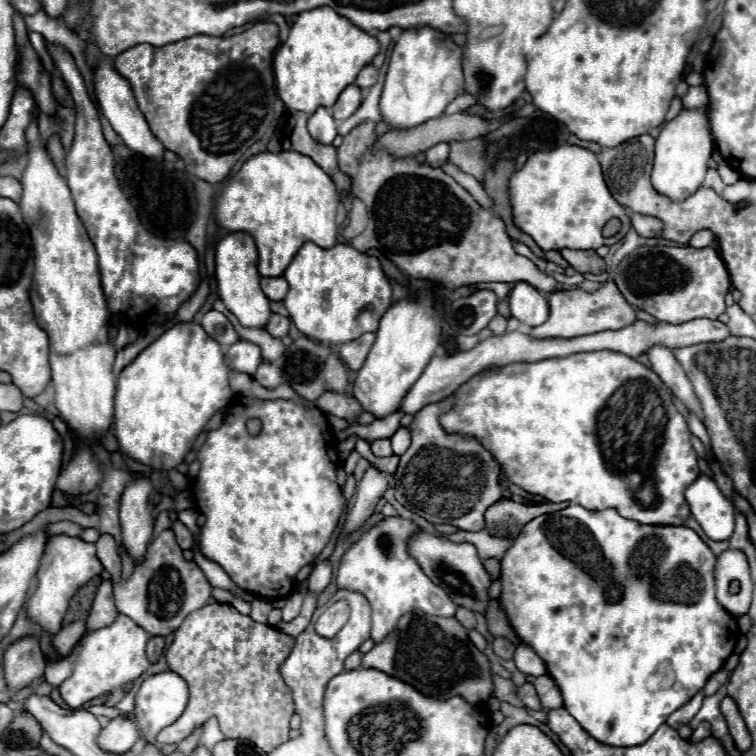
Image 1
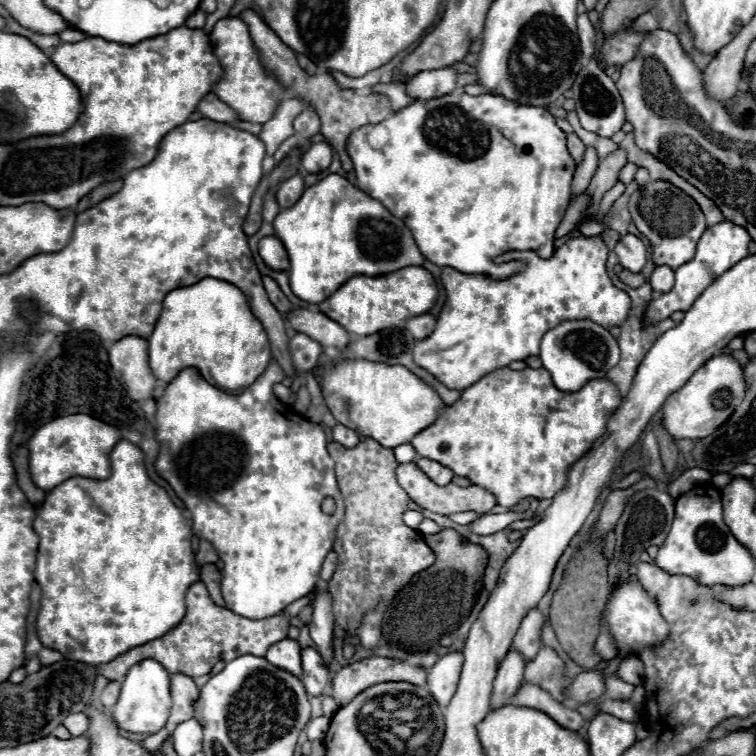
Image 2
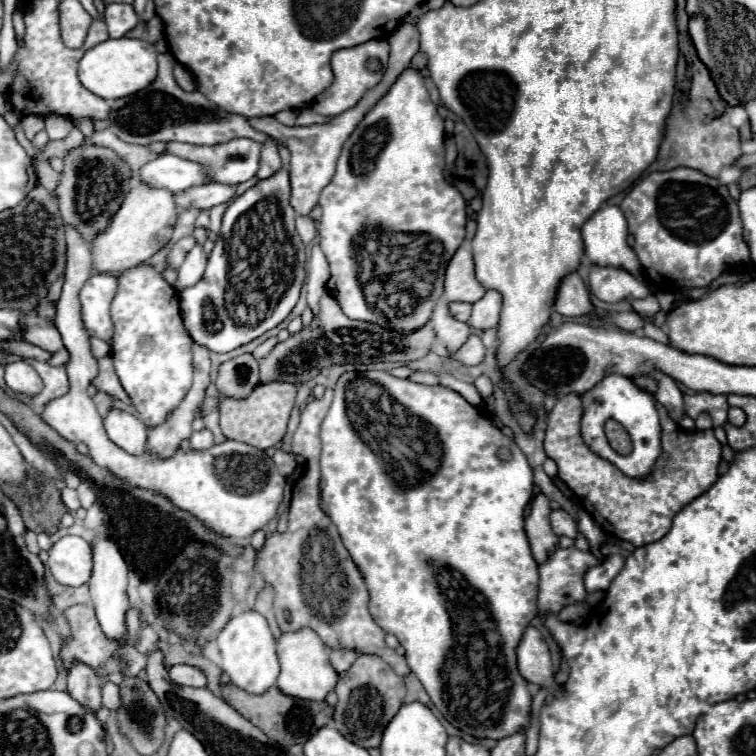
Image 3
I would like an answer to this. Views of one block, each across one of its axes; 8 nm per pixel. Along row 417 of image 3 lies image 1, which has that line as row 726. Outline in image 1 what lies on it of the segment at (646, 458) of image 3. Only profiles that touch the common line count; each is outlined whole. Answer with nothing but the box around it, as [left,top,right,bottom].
[500,506,740,746]

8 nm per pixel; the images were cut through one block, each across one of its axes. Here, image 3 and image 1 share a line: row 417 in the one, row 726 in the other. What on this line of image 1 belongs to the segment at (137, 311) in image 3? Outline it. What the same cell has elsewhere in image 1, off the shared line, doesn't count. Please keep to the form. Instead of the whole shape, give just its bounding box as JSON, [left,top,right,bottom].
[134,672,188,744]

